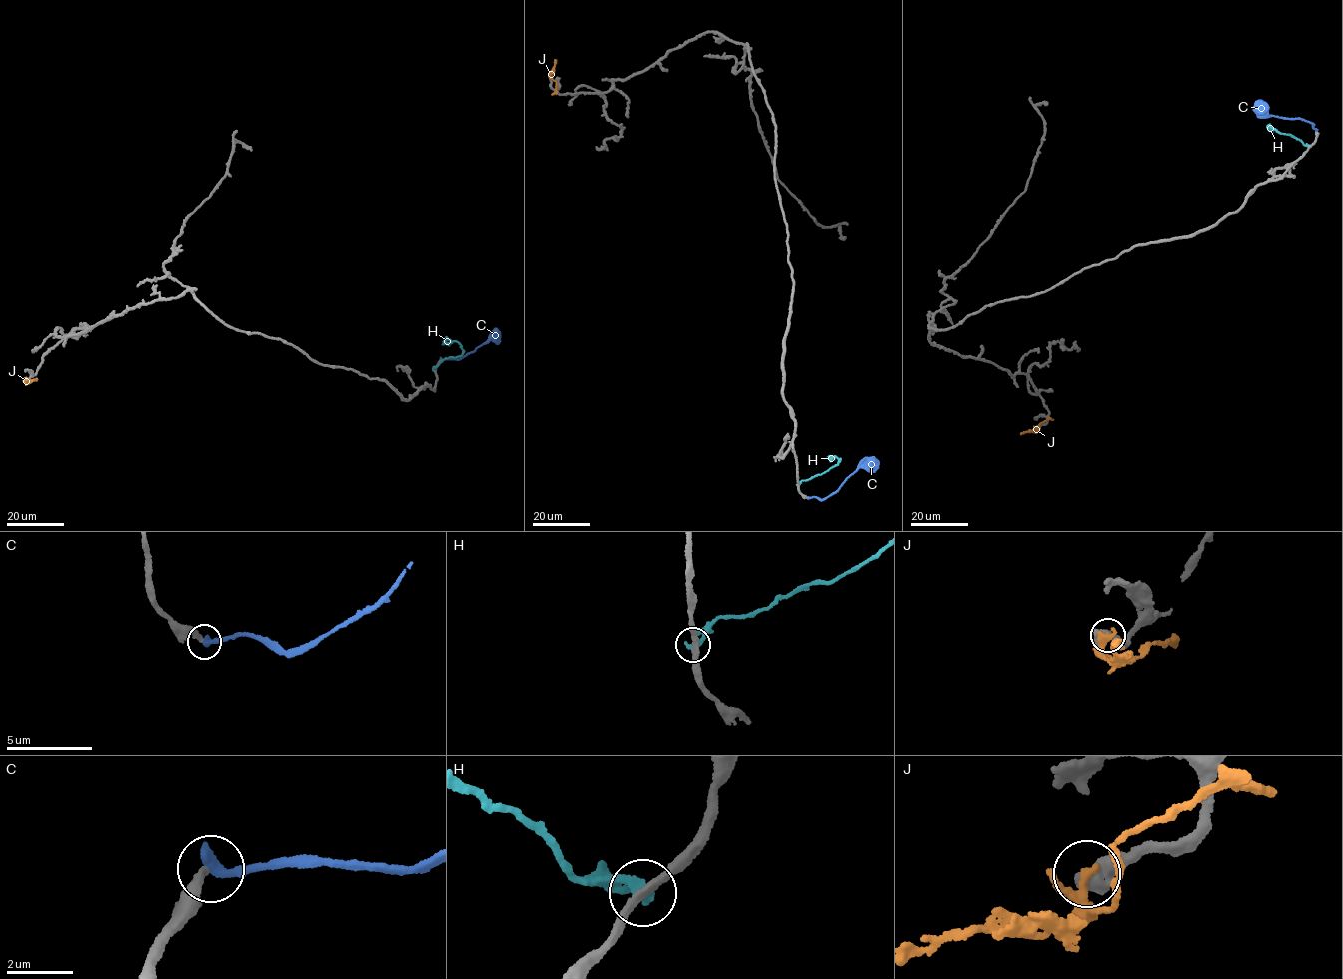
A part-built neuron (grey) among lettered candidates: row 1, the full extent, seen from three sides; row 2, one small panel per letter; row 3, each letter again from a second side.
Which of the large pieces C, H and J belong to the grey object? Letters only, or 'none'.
none

